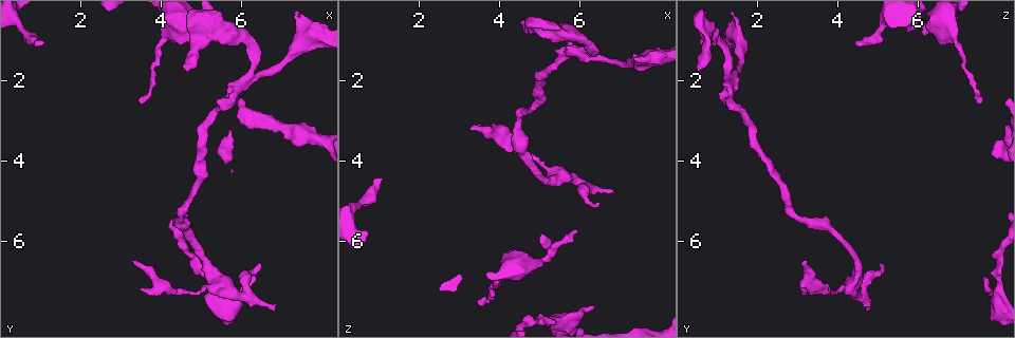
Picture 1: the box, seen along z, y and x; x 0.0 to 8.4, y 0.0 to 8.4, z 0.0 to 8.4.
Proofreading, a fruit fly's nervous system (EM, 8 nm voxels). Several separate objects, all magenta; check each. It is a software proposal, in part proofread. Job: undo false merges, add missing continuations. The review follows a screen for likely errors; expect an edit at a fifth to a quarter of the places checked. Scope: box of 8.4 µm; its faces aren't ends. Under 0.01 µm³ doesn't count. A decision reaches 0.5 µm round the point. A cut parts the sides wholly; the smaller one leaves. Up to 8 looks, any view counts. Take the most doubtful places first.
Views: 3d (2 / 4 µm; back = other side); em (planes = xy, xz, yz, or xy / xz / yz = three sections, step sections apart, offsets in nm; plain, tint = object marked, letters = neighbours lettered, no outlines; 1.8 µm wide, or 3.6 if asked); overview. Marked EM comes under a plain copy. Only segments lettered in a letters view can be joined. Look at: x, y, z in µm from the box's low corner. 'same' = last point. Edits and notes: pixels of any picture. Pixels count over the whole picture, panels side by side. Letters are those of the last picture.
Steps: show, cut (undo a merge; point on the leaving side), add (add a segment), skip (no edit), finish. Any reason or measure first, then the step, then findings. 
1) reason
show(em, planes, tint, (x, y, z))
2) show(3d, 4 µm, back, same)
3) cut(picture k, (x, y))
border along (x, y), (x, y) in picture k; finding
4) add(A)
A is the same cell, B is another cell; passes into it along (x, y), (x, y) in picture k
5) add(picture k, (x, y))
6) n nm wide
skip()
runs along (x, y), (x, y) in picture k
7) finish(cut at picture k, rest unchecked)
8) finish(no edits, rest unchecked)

free end
show(3d, 2 µm, (1.05, 1.00, 4.45))

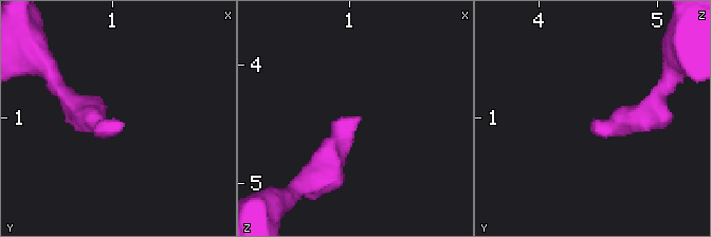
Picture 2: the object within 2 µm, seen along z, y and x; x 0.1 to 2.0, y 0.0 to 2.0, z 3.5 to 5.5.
show(em, yz, step 4, letters, (1.08, 1.04, 4.42))

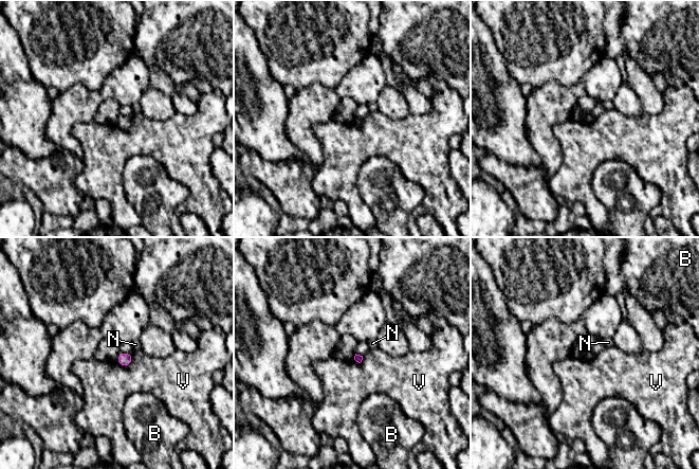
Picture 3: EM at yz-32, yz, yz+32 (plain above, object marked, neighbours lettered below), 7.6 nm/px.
V touches over 150 nm
skip()
B, N and V are other cells; none of them fits

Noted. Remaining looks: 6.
show(3d, 2 µm, (5.25, 0.70, 6.20))

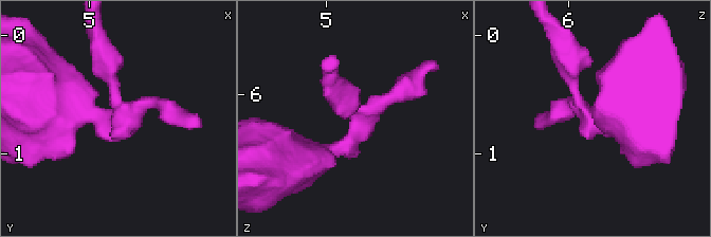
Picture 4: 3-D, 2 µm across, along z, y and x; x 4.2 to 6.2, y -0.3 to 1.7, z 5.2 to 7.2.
show(em, yz, step 16, letters, (5.32, 0.76, 6.24))

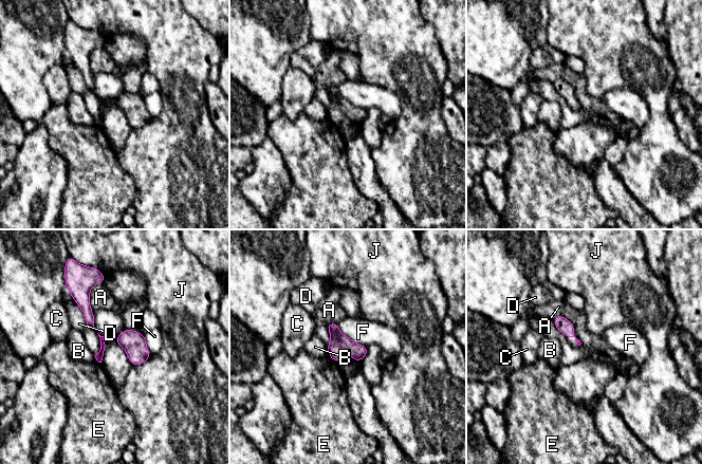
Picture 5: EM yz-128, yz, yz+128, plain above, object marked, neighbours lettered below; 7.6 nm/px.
another direction
show(em, planes, letters, same)

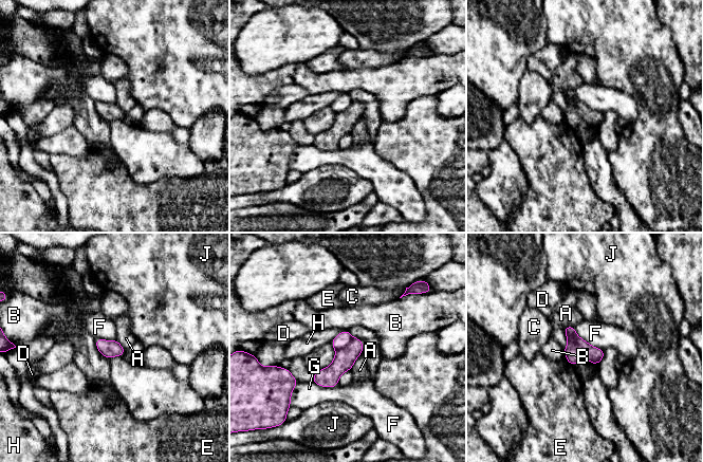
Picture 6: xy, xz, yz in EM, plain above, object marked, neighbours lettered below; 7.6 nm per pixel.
F touches over 300 nm
cut(picture 6, (594, 355))
A, B, C, D, E, F, G, H and J are other cells; the part that leaves runs along (359, 344), (326, 377), (315, 380) in picture 6; a second neuron is stuck on

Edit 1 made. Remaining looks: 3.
redraw
show(overview)

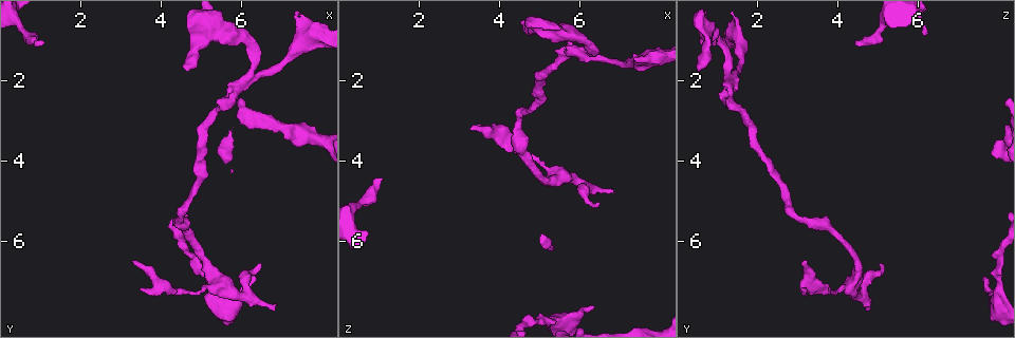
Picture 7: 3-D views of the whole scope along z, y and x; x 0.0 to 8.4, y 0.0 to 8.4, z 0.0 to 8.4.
three arms meet
show(3d, 2 µm, (6.30, 1.95, 1.40))

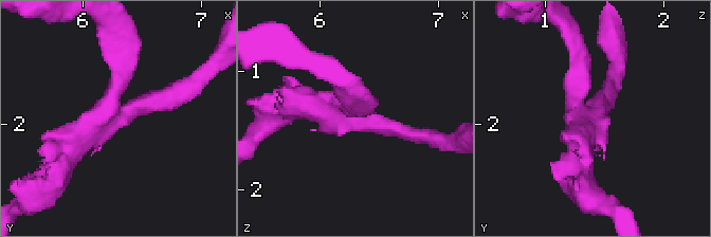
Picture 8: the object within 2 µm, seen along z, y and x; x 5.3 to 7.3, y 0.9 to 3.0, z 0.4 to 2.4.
show(em, planes, letters, (6.30, 1.94, 1.42))

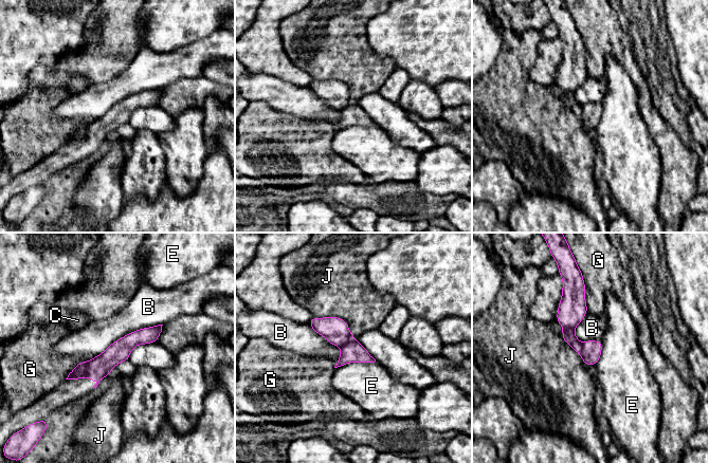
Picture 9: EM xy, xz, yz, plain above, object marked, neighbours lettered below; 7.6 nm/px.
3 arms
cut(picture 9, (353, 351))
B, C, E, G and J are other cells; border along (356, 339), (340, 346) in picture 9; two neurons meet here

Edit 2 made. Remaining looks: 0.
finish(cut at picture 6, cut at picture 9, rest unchecked)

